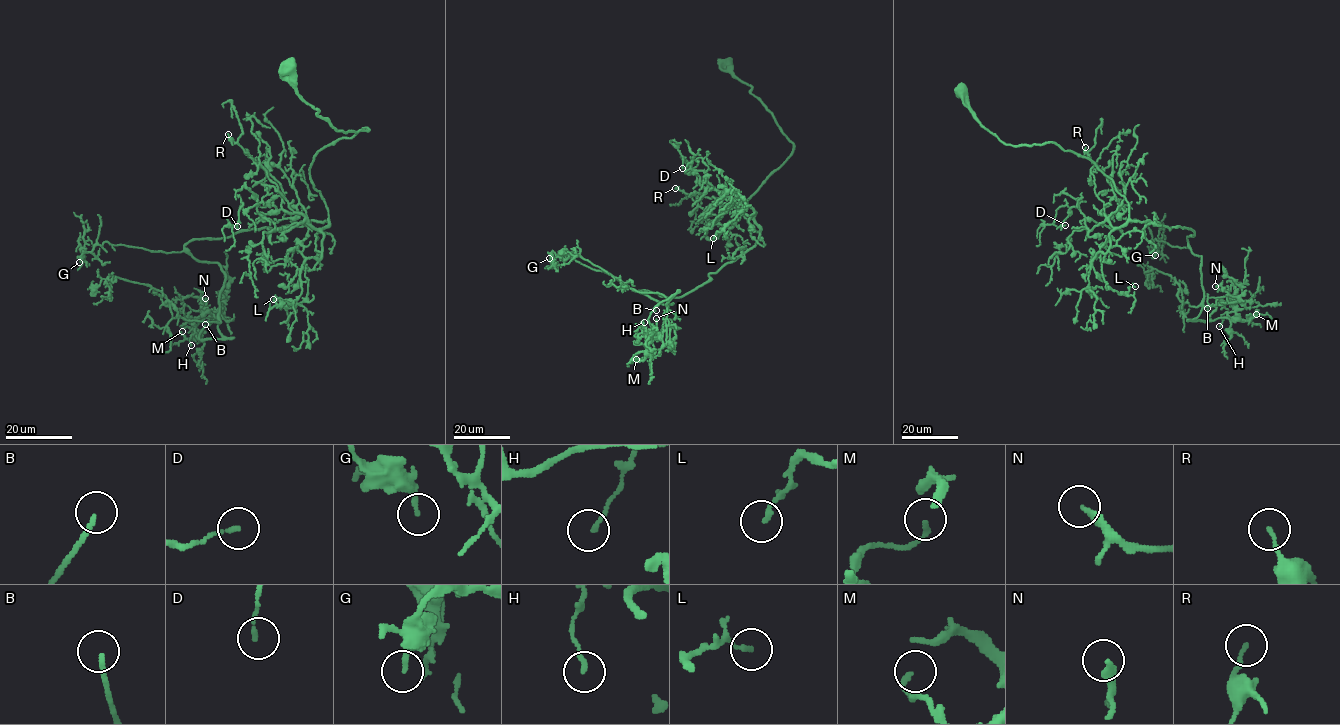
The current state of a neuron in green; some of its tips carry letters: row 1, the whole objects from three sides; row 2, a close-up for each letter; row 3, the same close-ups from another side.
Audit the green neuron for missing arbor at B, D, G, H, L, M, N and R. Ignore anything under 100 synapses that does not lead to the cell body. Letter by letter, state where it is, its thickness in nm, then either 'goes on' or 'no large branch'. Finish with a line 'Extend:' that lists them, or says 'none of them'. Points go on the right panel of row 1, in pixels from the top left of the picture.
B: place (1207, 308); calibre 170 nm; goes on
D: place (1065, 225); calibre 140 nm; no large branch
G: place (1155, 255); calibre 200 nm; no large branch
H: place (1219, 326); calibre 170 nm; no large branch
L: place (1135, 286); calibre 160 nm; no large branch
M: place (1256, 314); calibre 110 nm; no large branch
N: place (1215, 286); calibre 240 nm; goes on
R: place (1085, 147); calibre 140 nm; no large branch
Extend: B, N

